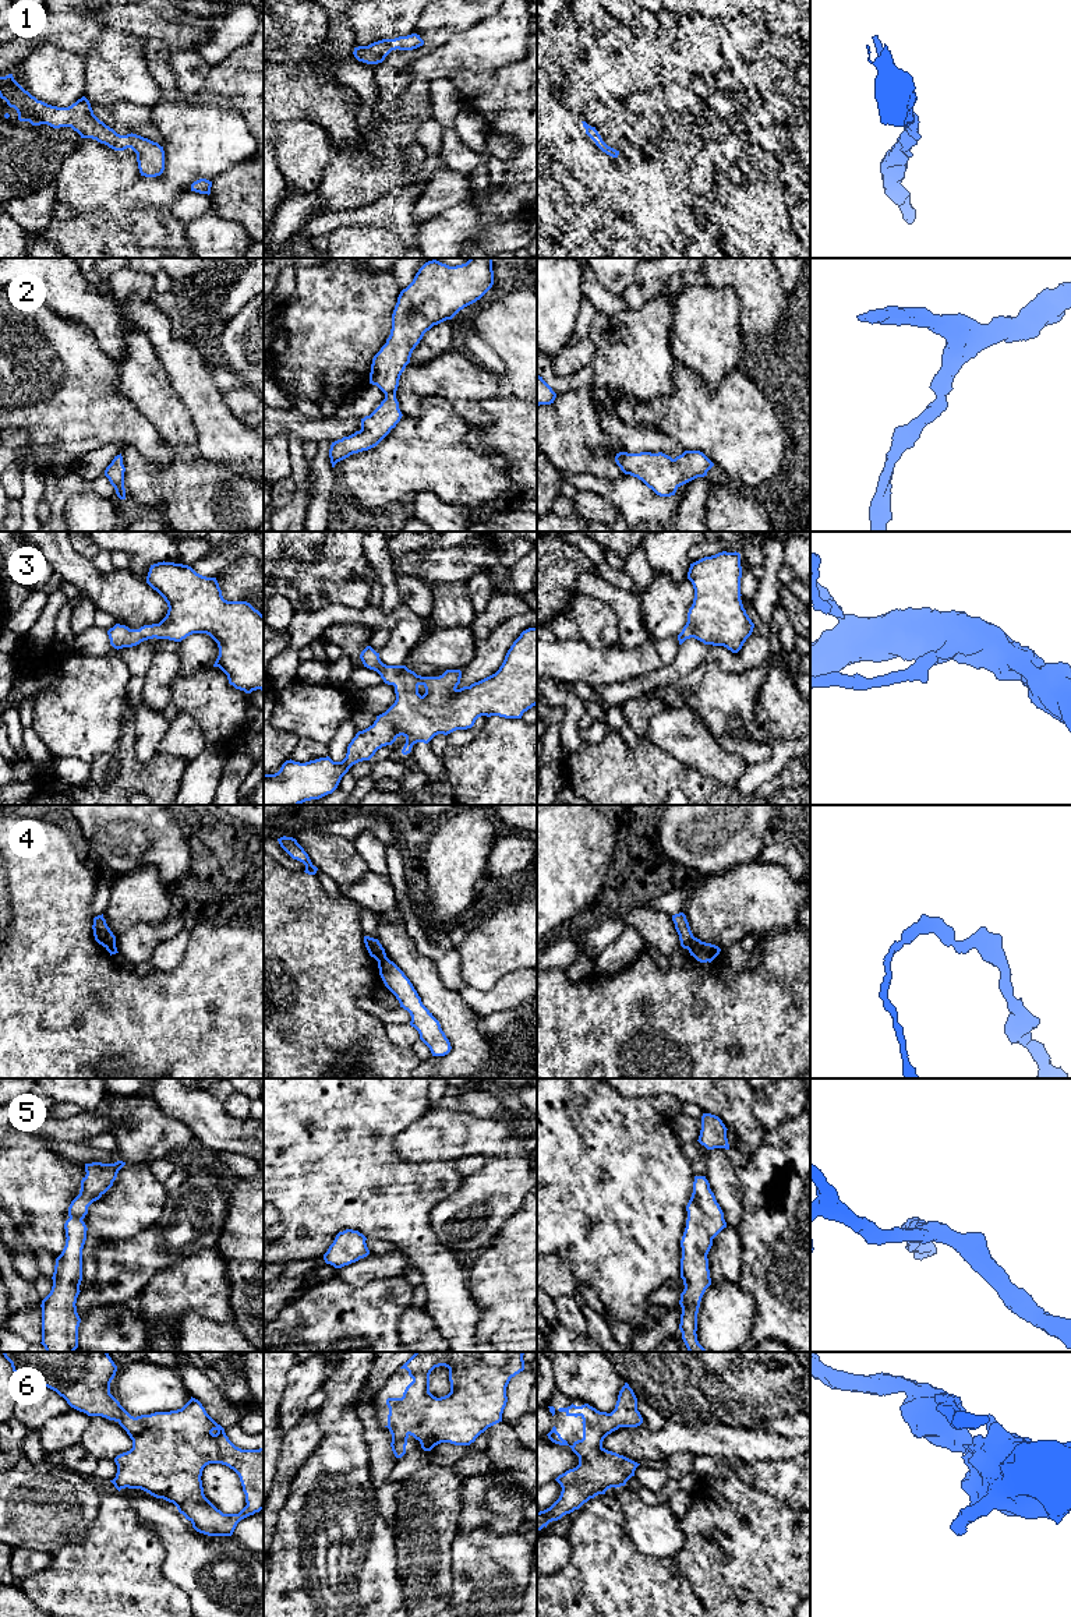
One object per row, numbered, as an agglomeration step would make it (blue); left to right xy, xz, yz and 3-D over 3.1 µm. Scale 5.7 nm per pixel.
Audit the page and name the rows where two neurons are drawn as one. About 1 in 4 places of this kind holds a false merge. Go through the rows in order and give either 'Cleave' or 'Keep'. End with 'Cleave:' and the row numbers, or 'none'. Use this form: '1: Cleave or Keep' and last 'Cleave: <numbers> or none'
1: Keep
2: Keep
3: Keep
4: Cleave
5: Keep
6: Keep
Cleave: 4

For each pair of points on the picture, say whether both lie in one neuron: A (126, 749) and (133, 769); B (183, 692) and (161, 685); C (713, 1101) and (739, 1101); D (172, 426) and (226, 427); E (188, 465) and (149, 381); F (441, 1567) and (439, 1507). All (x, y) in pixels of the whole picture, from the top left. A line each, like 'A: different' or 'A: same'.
A: same
B: different
C: same
D: different
E: same
F: same

